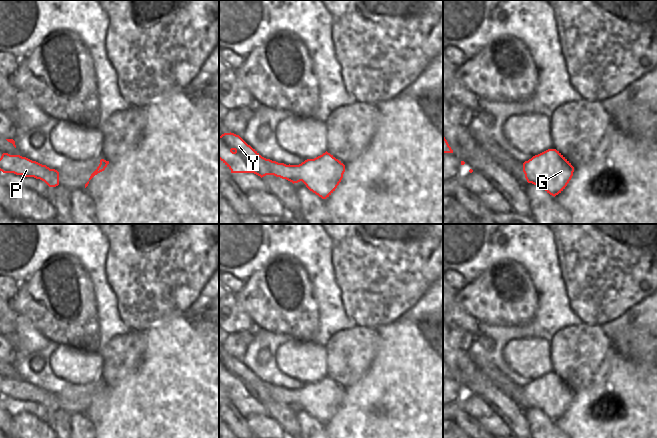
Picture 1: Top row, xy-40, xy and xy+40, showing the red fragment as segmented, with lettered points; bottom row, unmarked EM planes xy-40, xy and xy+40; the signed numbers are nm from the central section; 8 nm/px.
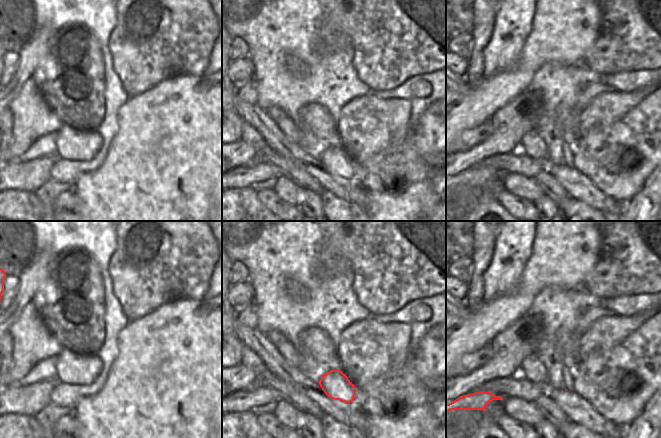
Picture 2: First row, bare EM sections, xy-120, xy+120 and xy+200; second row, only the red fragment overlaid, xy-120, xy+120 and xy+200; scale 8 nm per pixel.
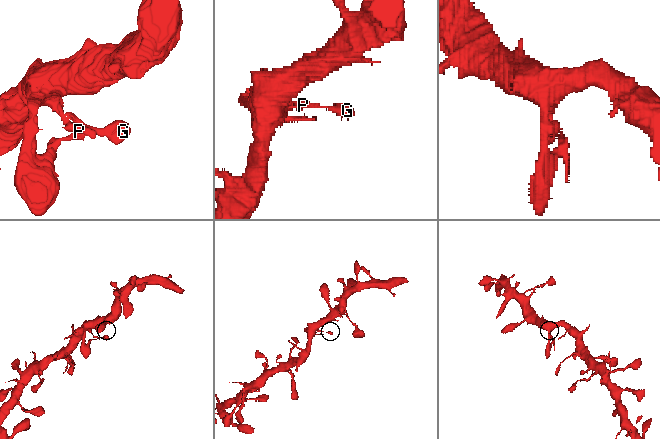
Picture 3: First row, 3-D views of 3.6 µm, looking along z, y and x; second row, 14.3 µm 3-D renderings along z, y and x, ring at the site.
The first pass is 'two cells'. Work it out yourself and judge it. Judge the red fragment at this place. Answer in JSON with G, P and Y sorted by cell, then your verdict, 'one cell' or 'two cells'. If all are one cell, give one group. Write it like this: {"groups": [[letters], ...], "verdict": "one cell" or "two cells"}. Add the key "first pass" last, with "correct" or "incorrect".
{"groups": [["G", "P", "Y"]], "verdict": "one cell", "first pass": "incorrect"}

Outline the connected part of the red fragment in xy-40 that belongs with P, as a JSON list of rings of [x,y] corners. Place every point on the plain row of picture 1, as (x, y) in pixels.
[[[3,377],[0,382],[0,395],[24,401],[34,401],[44,405],[49,411],[59,409],[59,396],[57,394],[20,379]]]

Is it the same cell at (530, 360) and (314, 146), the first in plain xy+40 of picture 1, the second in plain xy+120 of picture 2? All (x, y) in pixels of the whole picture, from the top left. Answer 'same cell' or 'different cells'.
different cells

